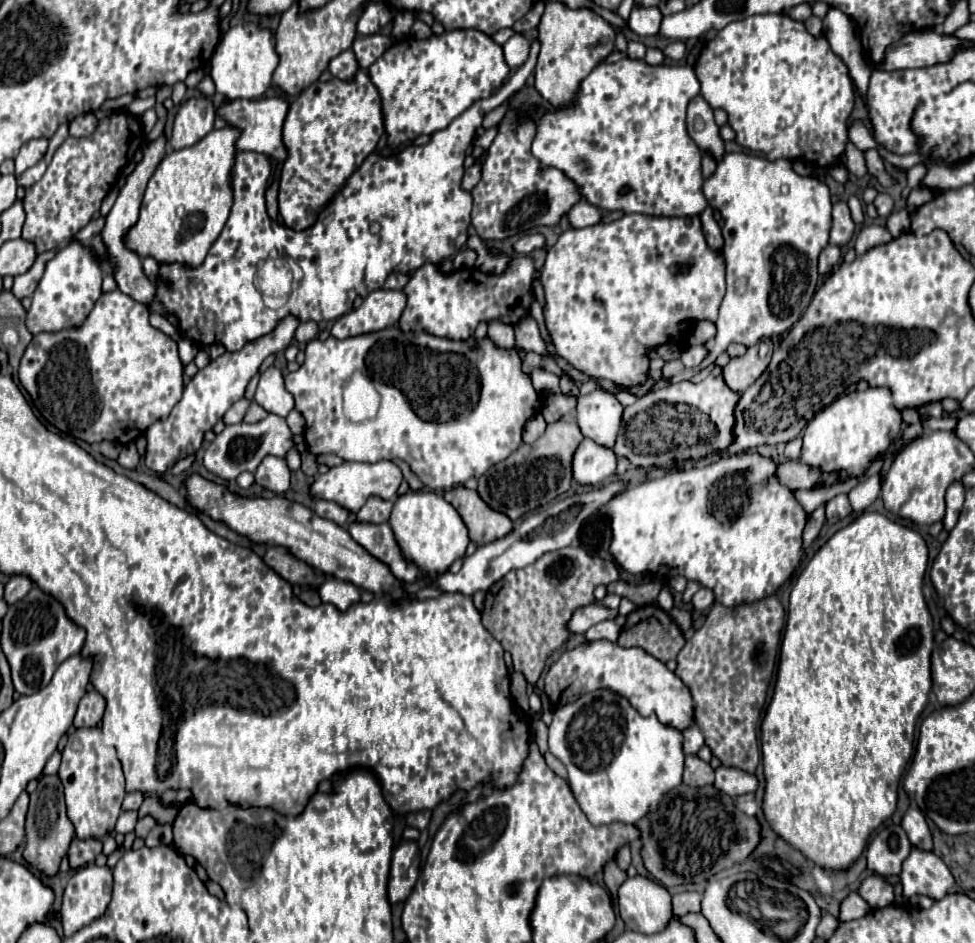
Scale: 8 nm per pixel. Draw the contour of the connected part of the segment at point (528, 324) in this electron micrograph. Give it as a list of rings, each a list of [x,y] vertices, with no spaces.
[[[529,315],[525,319],[521,319],[517,325],[515,325],[515,339],[517,339],[517,345],[525,351],[535,351],[539,355],[549,355],[547,349],[545,349],[545,343],[541,339],[541,331],[539,331],[539,325],[537,321]]]

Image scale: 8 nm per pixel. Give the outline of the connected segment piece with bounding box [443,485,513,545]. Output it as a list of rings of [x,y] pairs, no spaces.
[[[459,485],[445,491],[443,497],[463,517],[469,529],[469,537],[477,545],[491,543],[513,529],[513,521],[507,519],[507,515],[499,515],[499,511],[491,511],[491,507],[487,507],[487,503],[483,503],[483,499],[479,499],[479,493],[473,489]]]

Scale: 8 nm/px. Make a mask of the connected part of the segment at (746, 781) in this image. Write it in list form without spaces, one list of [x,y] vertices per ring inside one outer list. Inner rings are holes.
[[[719,767],[715,769],[715,787],[731,797],[739,797],[745,793],[755,793],[759,787],[759,779],[735,767]]]

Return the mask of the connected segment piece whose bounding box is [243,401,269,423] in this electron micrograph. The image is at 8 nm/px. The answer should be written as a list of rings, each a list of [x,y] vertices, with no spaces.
[[[251,401],[251,407],[249,407],[249,411],[247,411],[247,415],[245,415],[245,423],[257,423],[259,419],[265,419],[269,413],[263,409],[263,407],[259,407],[259,403],[255,403],[255,401]]]

